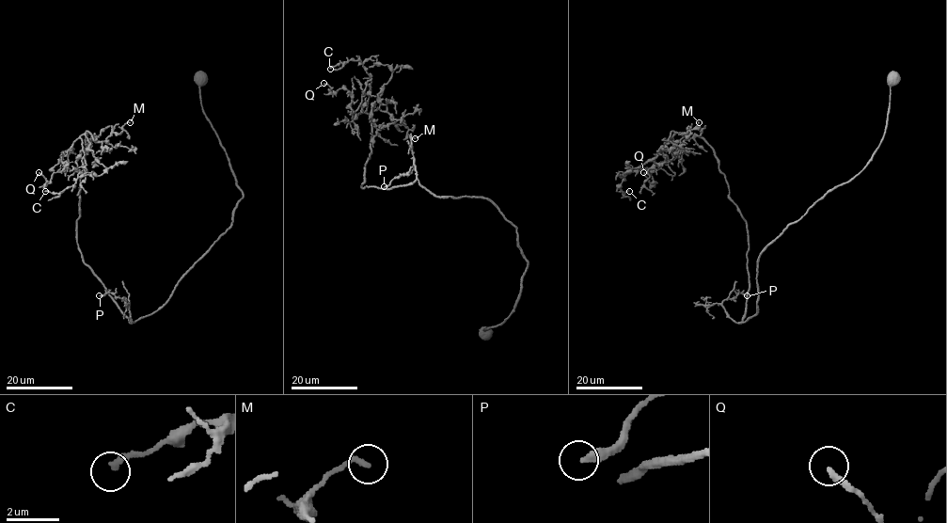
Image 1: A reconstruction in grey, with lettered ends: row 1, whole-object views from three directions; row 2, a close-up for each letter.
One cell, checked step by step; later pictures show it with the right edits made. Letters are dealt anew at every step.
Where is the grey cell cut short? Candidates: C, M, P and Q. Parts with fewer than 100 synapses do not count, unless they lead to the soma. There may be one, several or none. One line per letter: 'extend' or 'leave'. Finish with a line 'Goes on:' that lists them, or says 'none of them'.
C: leave
M: leave
P: leave
Q: leave
Goes on: none of them

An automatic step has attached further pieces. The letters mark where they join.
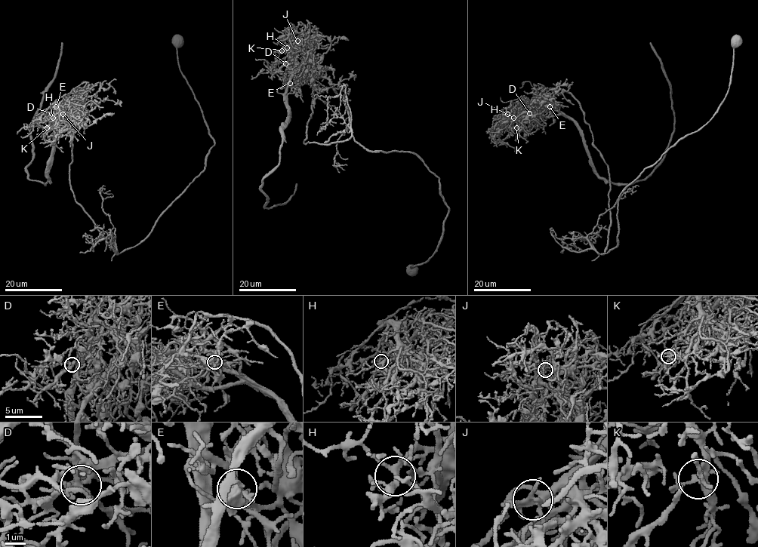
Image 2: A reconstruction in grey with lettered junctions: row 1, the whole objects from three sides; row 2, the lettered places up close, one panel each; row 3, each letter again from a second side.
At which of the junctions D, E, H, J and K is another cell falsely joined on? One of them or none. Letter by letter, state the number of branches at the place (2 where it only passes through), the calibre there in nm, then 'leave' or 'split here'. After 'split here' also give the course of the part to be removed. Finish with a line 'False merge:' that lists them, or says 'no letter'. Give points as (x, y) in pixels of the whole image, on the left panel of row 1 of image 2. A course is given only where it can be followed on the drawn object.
D: branches 6; calibre 260 nm; leave
E: branches 6; calibre 260 nm; split here; course (55, 106), (44, 183), (30, 180), (26, 173), (32, 158), (31, 122), (54, 76), (62, 43)
H: branches 6; calibre 240 nm; leave
J: branches 6; calibre 240 nm; leave
K: branches 5; calibre 240 nm; leave
False merge: E

